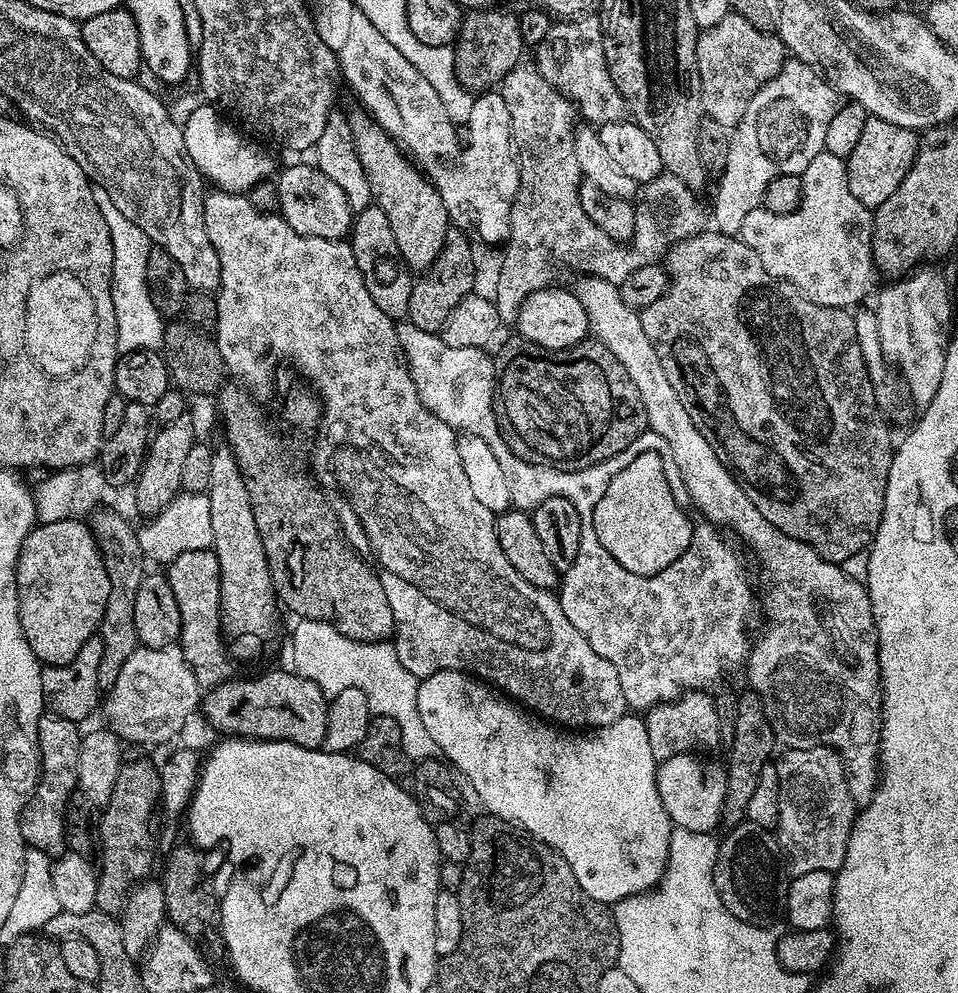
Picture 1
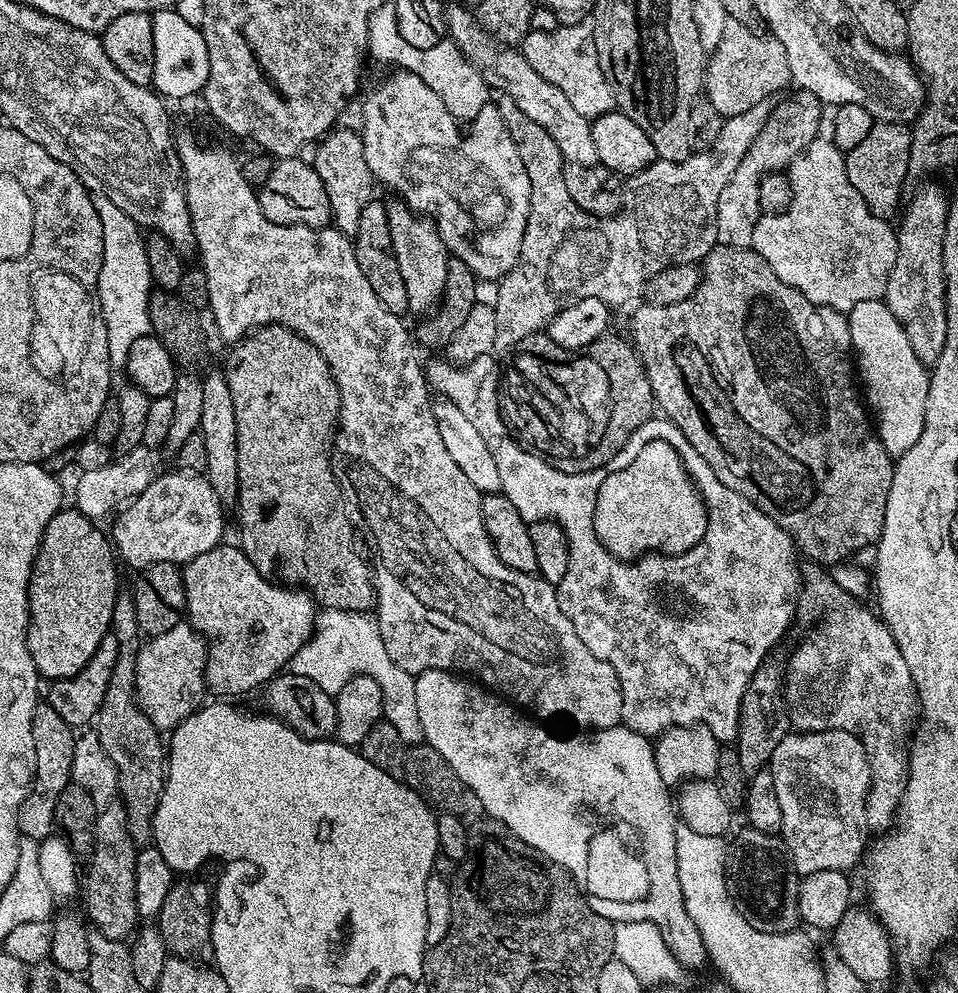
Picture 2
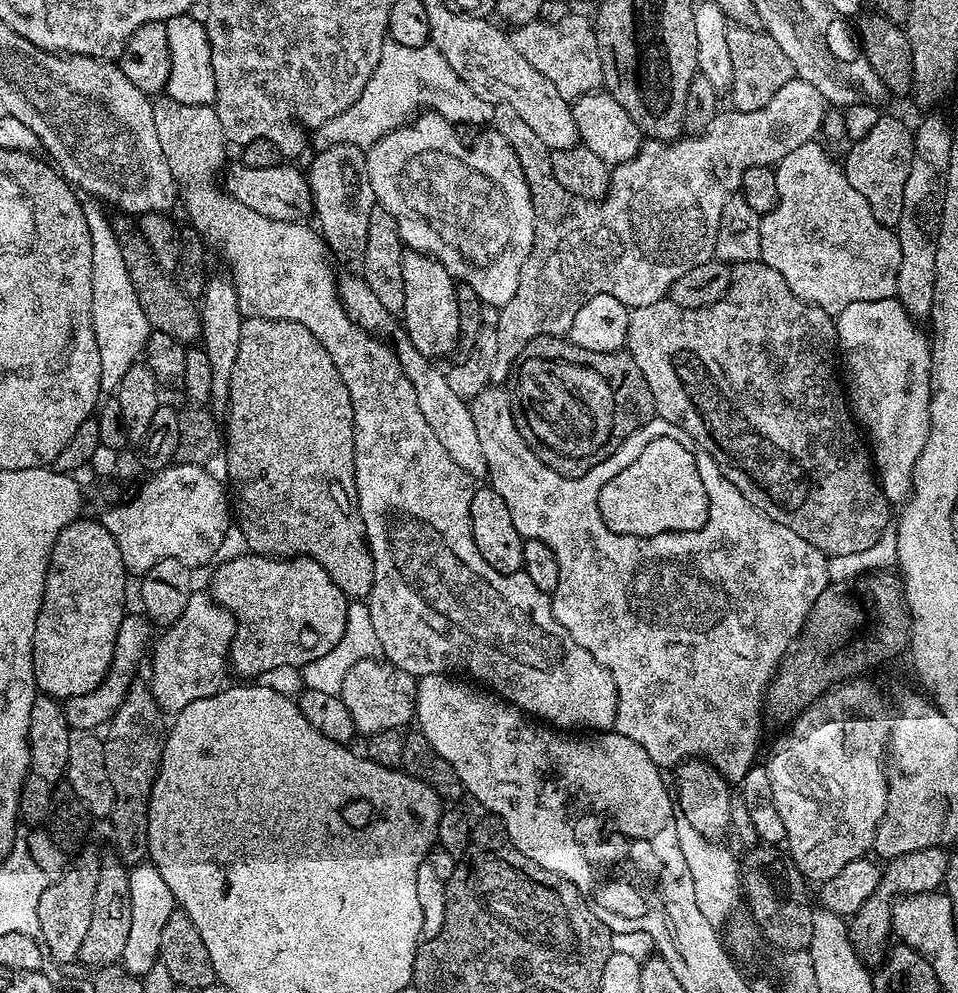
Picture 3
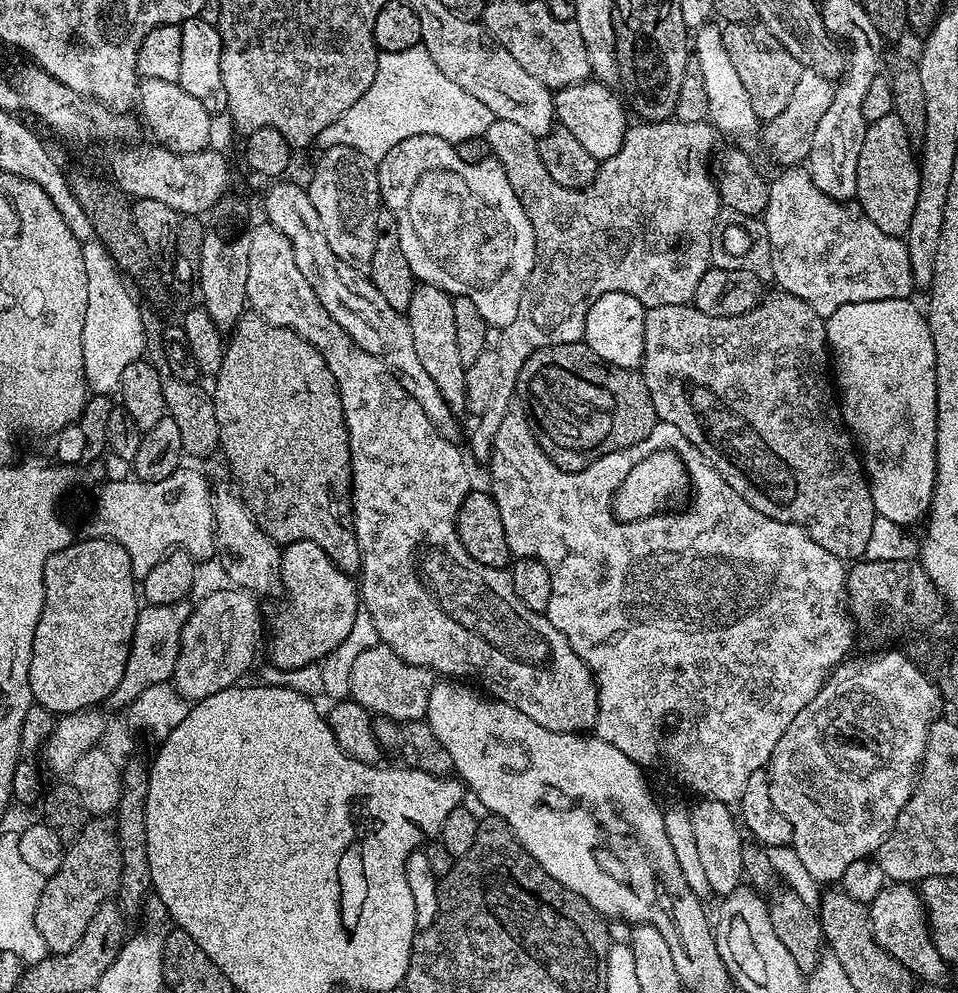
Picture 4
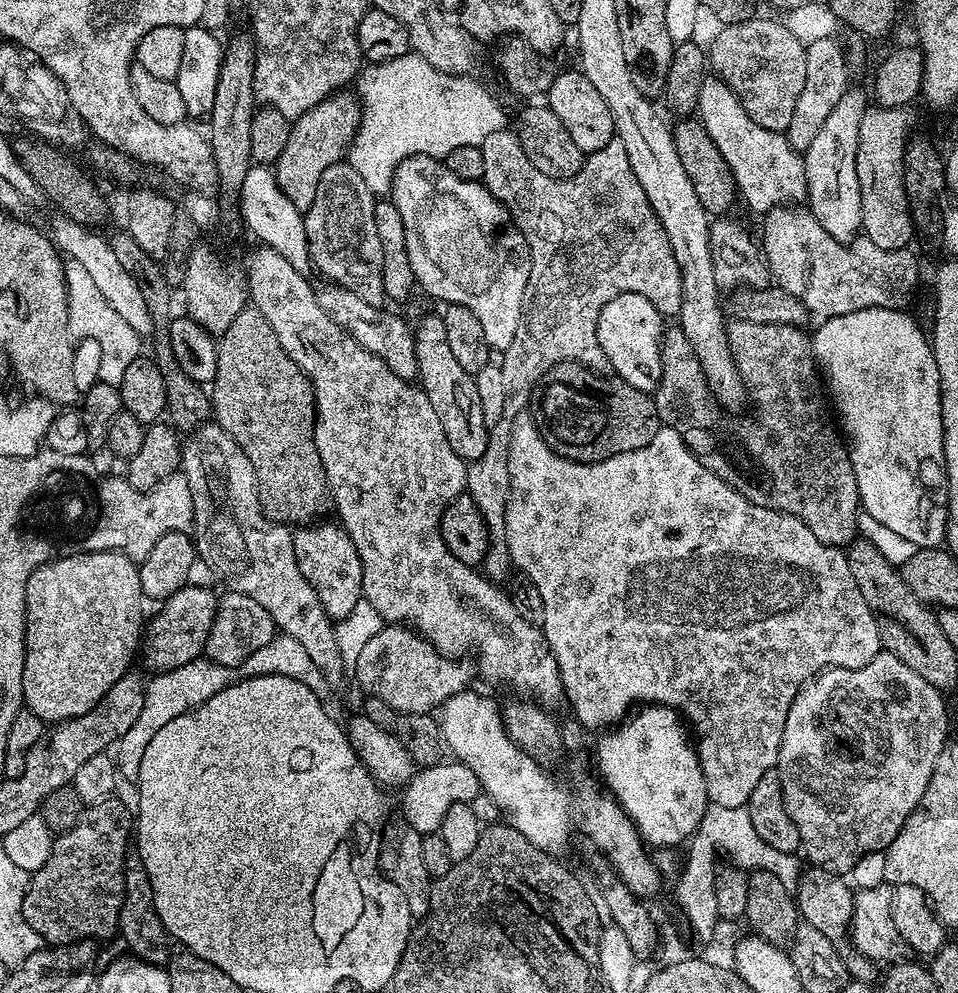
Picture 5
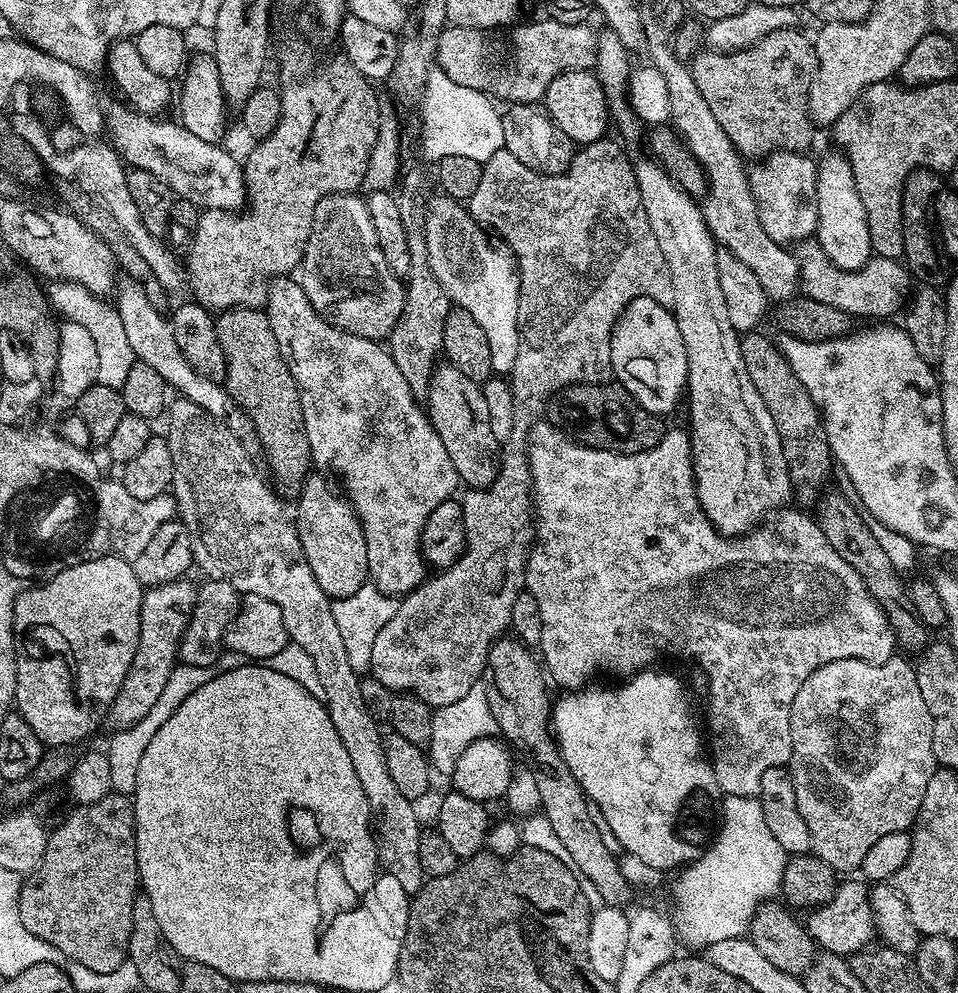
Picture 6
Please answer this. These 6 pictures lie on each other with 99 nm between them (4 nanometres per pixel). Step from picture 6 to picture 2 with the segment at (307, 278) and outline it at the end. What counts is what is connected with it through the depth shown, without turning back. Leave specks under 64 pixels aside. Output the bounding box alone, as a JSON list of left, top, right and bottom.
[315,127,374,234]

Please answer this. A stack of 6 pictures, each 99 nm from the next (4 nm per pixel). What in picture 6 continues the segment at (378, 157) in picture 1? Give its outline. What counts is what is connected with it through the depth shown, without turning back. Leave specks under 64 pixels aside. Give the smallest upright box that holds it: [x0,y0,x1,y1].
[426,362,498,488]

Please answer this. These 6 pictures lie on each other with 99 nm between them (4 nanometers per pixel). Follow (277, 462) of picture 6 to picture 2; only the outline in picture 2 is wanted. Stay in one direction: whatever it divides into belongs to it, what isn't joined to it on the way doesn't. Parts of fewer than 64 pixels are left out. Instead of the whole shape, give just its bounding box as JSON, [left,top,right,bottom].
[222,324,376,613]

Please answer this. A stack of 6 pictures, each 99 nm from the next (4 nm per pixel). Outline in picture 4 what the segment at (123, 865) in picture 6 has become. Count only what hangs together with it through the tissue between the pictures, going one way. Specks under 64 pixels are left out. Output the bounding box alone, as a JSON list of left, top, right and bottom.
[34,818,122,954]

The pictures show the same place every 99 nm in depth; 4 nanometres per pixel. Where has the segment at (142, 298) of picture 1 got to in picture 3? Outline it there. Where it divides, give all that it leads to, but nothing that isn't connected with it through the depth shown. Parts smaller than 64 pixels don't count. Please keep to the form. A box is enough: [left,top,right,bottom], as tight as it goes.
[84,198,149,394]

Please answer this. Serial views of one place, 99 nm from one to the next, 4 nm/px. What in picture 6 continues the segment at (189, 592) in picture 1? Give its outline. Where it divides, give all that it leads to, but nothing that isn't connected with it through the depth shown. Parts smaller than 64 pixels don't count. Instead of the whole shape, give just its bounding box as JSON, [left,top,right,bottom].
[294,475,370,600]

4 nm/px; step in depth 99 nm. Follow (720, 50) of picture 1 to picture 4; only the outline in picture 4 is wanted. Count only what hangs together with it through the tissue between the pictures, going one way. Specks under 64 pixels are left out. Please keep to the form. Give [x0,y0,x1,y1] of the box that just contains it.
[722,22,802,122]

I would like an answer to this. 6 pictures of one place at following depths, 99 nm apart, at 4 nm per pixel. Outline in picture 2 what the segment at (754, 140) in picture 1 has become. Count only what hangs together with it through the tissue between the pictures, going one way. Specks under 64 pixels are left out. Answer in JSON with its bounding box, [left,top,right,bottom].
[716,90,822,248]

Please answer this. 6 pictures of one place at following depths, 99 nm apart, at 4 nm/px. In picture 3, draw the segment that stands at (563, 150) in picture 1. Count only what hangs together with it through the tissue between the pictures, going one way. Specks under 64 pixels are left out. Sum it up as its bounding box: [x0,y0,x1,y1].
[488,78,826,385]

